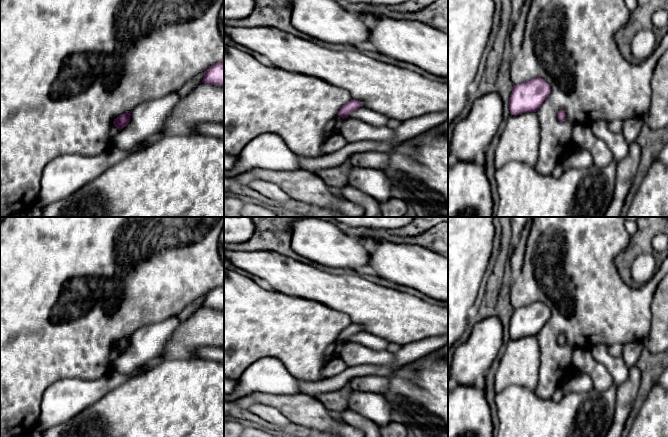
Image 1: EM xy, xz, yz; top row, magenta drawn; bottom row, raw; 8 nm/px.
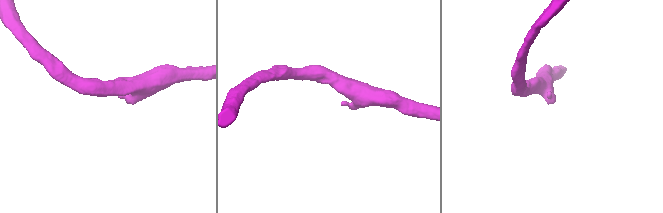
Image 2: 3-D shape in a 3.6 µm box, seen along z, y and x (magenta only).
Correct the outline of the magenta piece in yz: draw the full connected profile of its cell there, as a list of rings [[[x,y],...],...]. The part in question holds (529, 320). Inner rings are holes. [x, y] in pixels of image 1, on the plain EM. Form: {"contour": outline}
{"contour": [[[540,301],[514,309],[508,328],[510,338],[519,339],[526,336],[536,336],[550,316],[549,308]]]}

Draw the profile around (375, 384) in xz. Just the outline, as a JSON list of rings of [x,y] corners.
[[[376,375],[354,377],[350,380],[349,385],[354,391],[371,393],[383,393],[390,386],[388,377]]]

